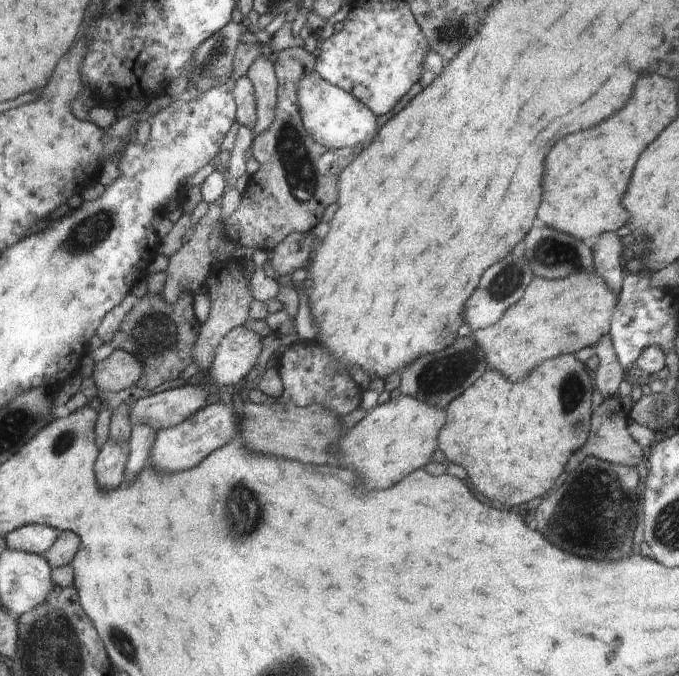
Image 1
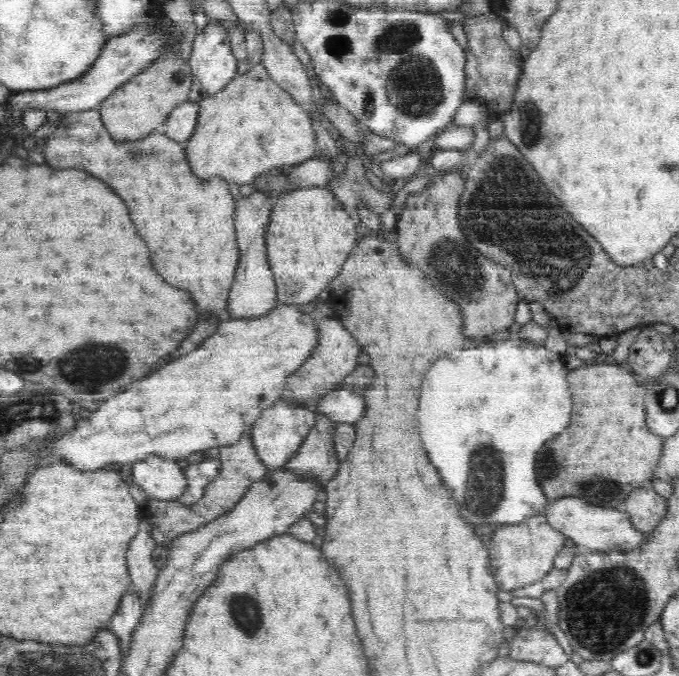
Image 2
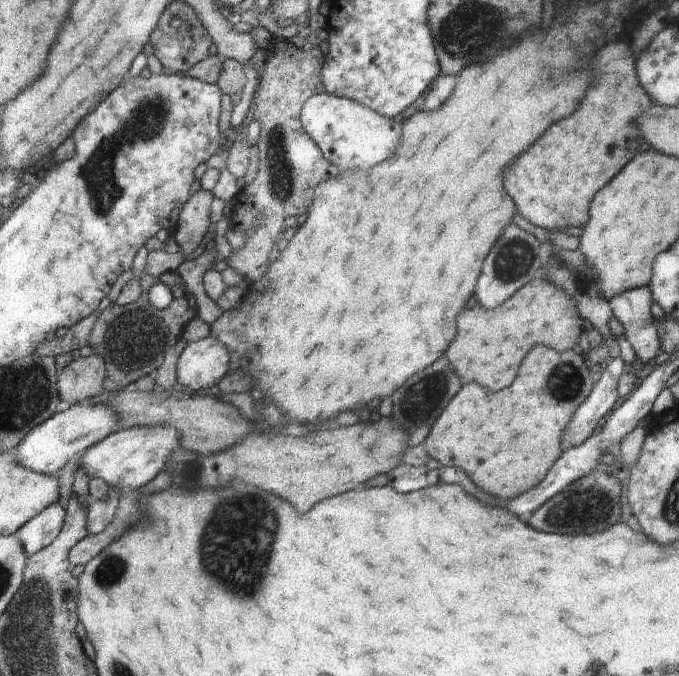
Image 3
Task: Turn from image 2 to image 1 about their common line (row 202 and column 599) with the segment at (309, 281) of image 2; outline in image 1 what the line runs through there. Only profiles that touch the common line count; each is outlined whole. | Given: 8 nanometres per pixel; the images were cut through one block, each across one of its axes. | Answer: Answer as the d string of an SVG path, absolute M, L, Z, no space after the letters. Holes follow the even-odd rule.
M596 272L574 273L563 279L545 279L538 277L529 284L528 290L522 295L520 302L516 303L505 312L505 315L493 325L484 330L476 329L470 336L480 348L486 352L486 360L492 368L498 368L500 372L506 372L510 380L522 382L528 378L532 368L537 367L546 359L552 359L558 355L578 352L586 346L594 346L612 326L613 314L620 304L618 292L605 283L605 280Z

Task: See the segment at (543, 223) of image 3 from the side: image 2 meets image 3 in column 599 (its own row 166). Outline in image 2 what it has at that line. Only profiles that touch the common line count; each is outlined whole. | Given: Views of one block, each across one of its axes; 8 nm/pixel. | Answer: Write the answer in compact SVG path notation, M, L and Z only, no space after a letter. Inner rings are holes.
M97 108L61 113L61 120L47 139L46 150L42 153L52 168L84 168L86 172L108 180L108 184L116 178L112 188L116 188L116 194L128 204L132 222L150 248L152 266L156 272L160 272L160 276L164 276L164 280L168 280L168 284L176 284L176 288L188 288L188 292L196 296L200 312L227 312L229 290L239 263L235 228L236 199L230 193L228 181L223 177L204 180L196 176L187 159L186 142L172 140L164 132L164 124L144 139L116 140L104 127Z

